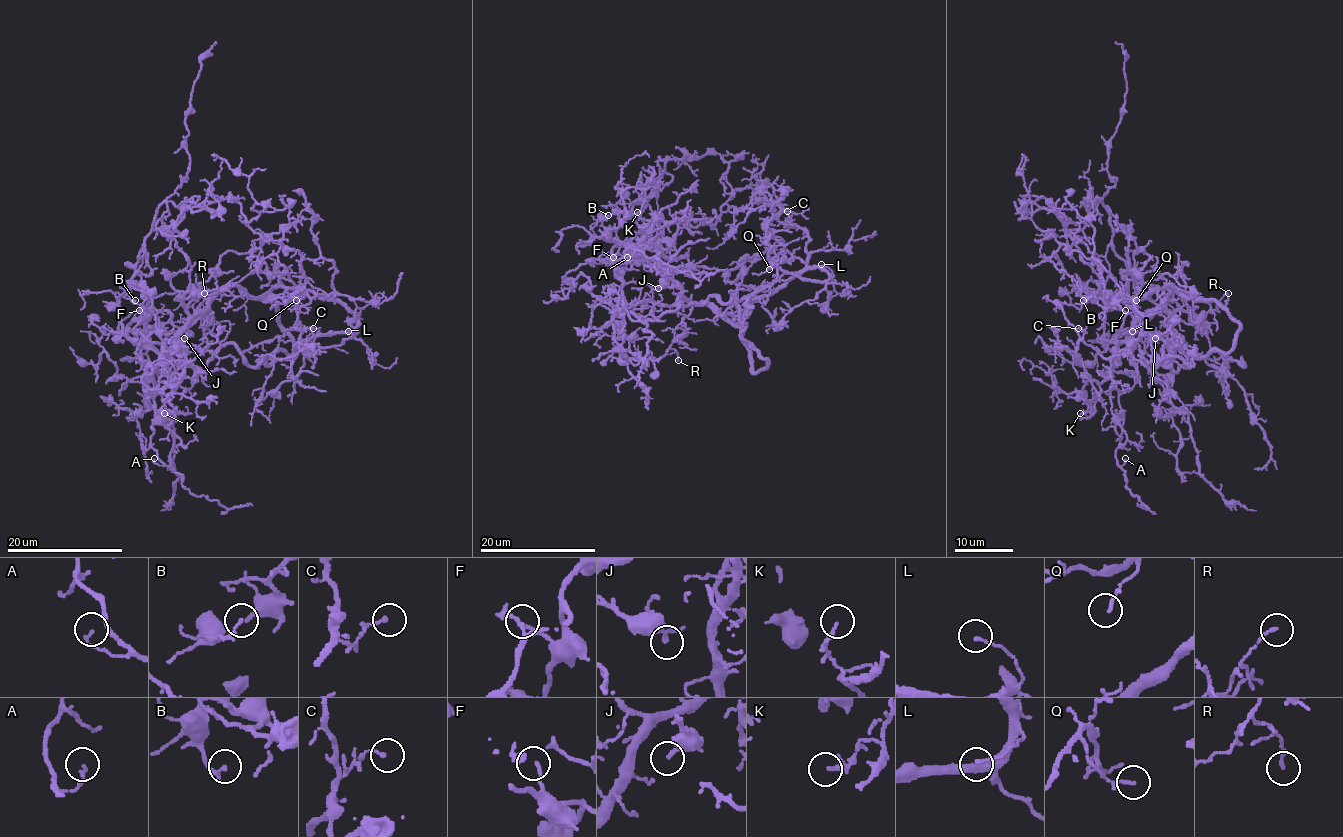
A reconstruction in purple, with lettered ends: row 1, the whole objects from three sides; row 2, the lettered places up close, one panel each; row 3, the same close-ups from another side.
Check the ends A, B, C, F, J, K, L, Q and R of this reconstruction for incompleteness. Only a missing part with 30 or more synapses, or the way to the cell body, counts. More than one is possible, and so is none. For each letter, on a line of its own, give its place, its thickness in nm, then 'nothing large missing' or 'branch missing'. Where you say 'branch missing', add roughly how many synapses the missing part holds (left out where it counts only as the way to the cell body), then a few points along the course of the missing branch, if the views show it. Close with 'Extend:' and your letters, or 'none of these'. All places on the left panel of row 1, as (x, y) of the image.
A: (154, 458) | 140 nm | nothing large missing
B: (135, 300) | 160 nm | nothing large missing
C: (313, 328) | 140 nm | nothing large missing
F: (139, 310) | 80 nm | nothing large missing
J: (184, 338) | 180 nm | nothing large missing
K: (164, 413) | 170 nm | nothing large missing
L: (348, 331) | 120 nm | nothing large missing
Q: (296, 300) | 80 nm | nothing large missing
R: (204, 293) | 140 nm | nothing large missing
Extend: none of these

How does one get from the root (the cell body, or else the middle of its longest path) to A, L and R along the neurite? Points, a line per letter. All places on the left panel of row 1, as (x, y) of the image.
A: (210, 300), (209, 306), (162, 348), (162, 371), (154, 392), (151, 447), (164, 464), (154, 463), (154, 458)
L: (210, 300), (233, 286), (251, 296), (273, 287), (310, 289), (341, 302), (358, 319), (348, 331)
R: (210, 300), (218, 292), (209, 303), (212, 322), (197, 310), (204, 293)

